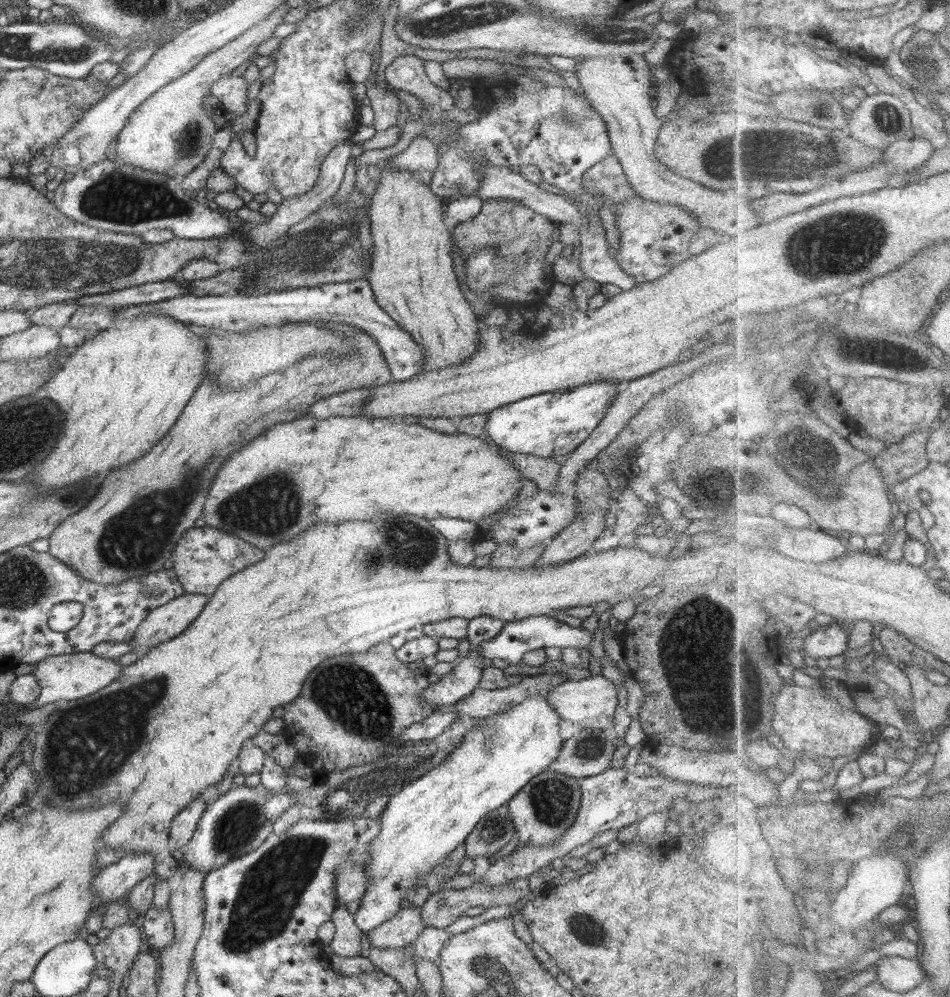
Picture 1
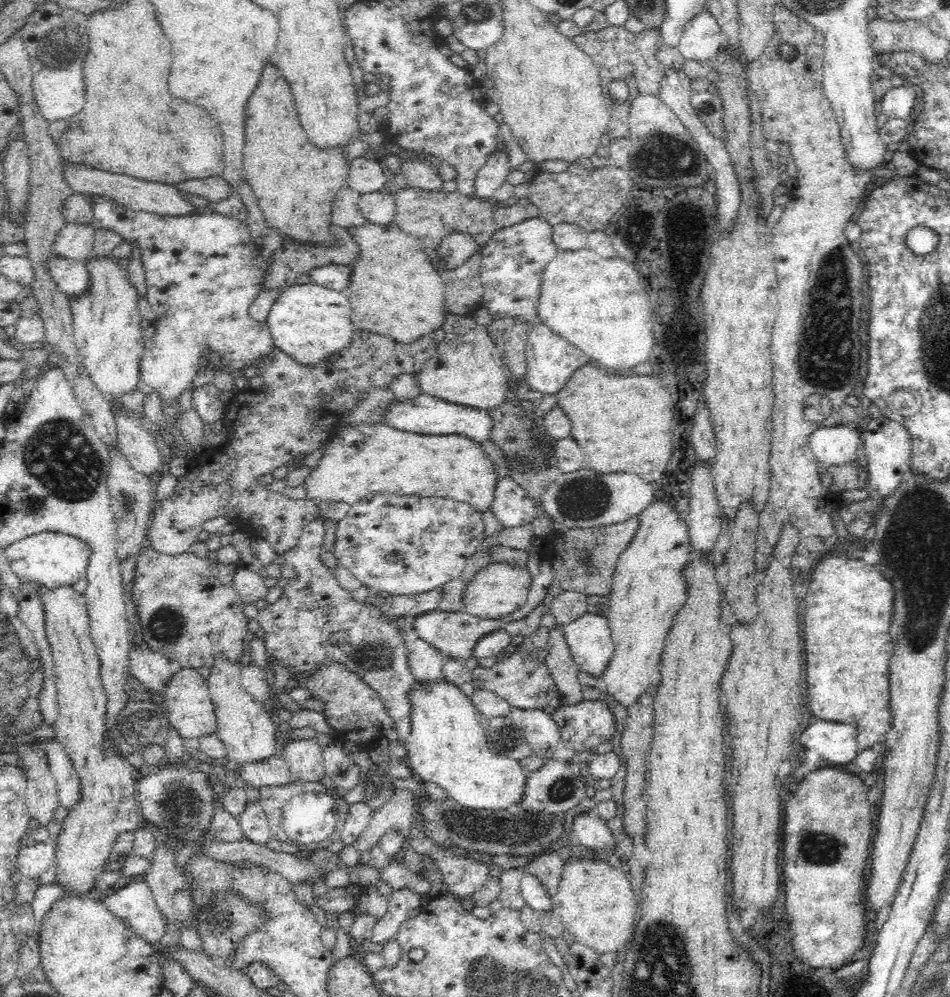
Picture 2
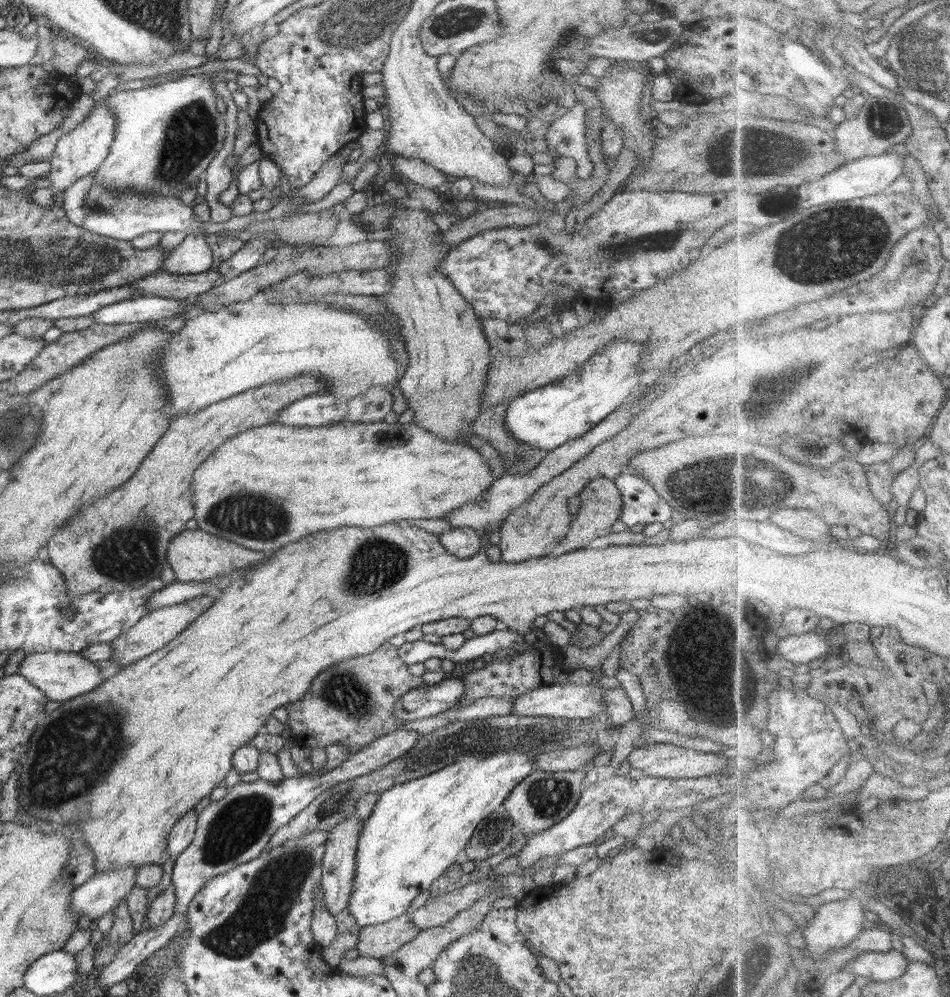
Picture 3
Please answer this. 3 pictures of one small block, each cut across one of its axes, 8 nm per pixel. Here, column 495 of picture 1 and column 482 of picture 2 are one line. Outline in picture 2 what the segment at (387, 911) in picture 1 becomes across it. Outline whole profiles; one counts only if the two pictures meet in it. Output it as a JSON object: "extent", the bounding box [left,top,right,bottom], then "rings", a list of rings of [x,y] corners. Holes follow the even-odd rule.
{"extent":[406,678,528,811],"rings":[[[443,678],[432,686],[414,682],[408,700],[412,710],[406,759],[421,783],[436,783],[464,808],[502,811],[521,802],[528,772],[519,761],[502,756],[488,746],[485,730],[488,719],[455,684]]]}

